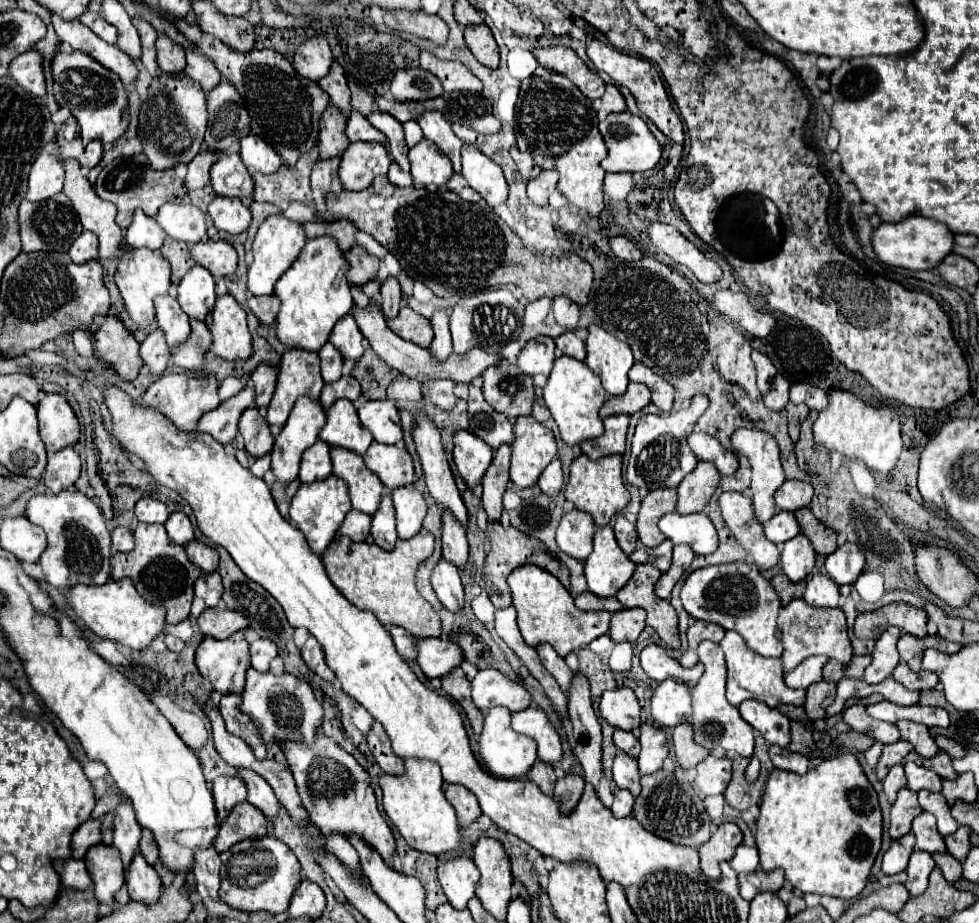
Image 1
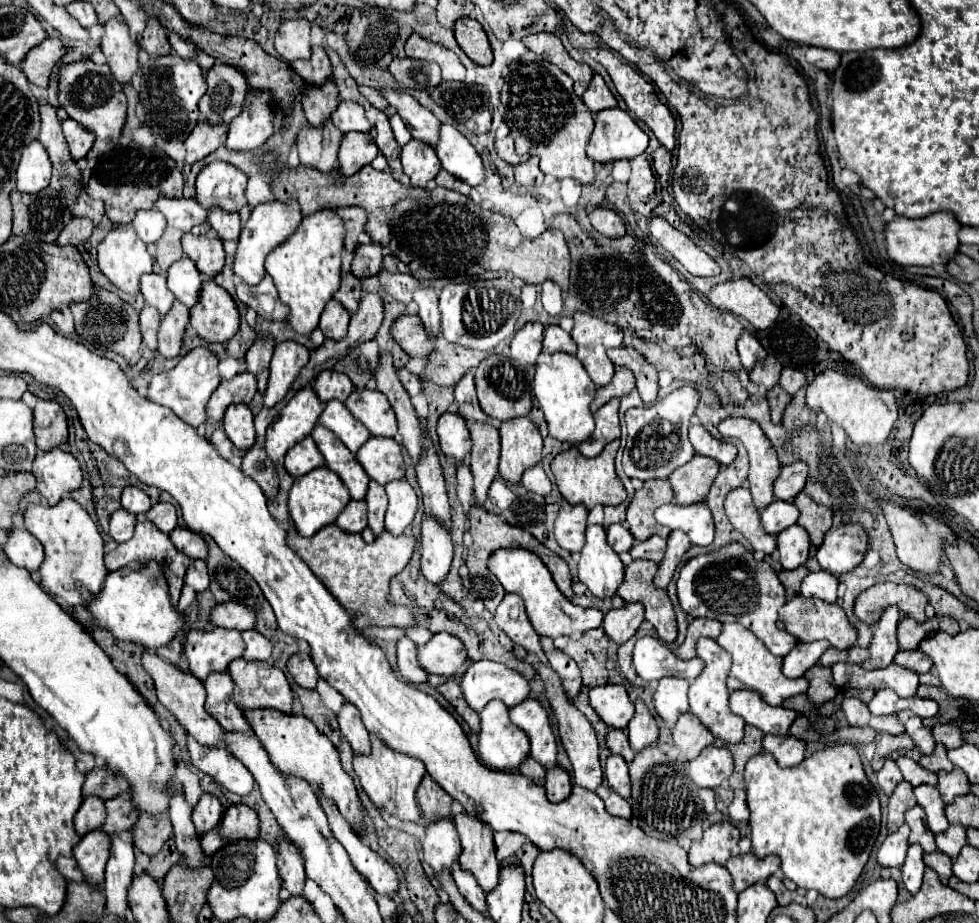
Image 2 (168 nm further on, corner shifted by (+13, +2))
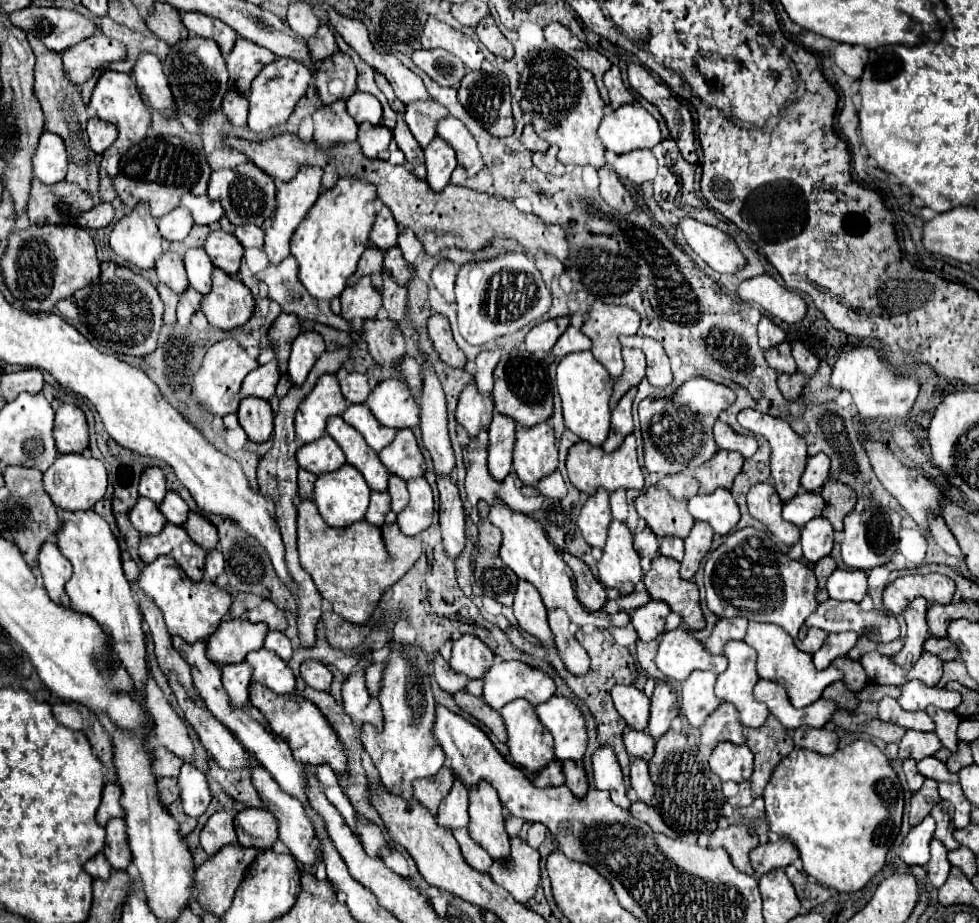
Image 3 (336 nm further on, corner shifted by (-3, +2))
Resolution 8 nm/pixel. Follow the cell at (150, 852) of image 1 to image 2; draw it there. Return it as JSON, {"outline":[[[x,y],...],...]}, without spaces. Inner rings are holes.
{"outline":[[[144,813],[144,817],[140,817],[132,829],[134,845],[146,855],[156,855],[162,849],[162,845],[170,839],[170,833],[172,825],[168,813],[164,813],[164,817]]]}

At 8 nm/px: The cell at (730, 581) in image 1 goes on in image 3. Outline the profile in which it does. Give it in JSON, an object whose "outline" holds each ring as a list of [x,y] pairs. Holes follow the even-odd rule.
{"outline":[[[742,529],[736,533],[730,533],[724,543],[714,549],[708,555],[708,561],[704,565],[704,587],[706,587],[706,605],[716,617],[746,617],[748,621],[760,621],[760,623],[776,623],[780,625],[796,643],[796,647],[804,653],[814,653],[820,649],[826,635],[808,635],[806,639],[798,639],[798,629],[804,623],[804,619],[814,611],[816,607],[816,577],[812,575],[812,569],[806,567],[800,561],[788,559],[784,549],[778,547],[778,543],[768,537],[768,533],[758,529]]]}

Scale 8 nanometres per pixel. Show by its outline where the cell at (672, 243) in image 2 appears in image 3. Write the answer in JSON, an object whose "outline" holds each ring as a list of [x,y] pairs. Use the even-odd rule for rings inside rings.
{"outline":[[[684,217],[678,227],[684,233],[686,243],[694,249],[694,253],[704,259],[718,273],[736,273],[746,265],[746,259],[738,251],[736,243],[720,229],[704,225],[696,219]]]}

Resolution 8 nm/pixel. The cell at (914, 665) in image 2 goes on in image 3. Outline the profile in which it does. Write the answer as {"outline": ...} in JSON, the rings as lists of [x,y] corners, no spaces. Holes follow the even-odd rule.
{"outline":[[[928,637],[928,641],[924,643],[924,651],[940,657],[942,661],[954,661],[958,657],[958,649],[948,637],[944,637],[944,639]]]}

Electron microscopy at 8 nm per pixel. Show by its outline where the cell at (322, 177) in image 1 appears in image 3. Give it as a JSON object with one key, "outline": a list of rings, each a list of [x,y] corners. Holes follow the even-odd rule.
{"outline":[[[336,101],[318,109],[314,115],[314,141],[320,149],[332,149],[340,143],[352,143],[358,135],[358,123],[346,113],[346,103]]]}

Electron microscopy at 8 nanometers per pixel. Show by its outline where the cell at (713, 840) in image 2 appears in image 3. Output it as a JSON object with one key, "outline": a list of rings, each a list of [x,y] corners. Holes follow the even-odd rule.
{"outline":[[[730,825],[728,829],[716,829],[708,843],[710,849],[716,849],[716,847],[726,849],[726,853],[730,855],[736,869],[740,869],[742,873],[748,873],[748,875],[752,875],[752,865],[750,865],[748,853],[756,845],[758,845],[758,835],[752,827],[746,827],[746,825]]]}

